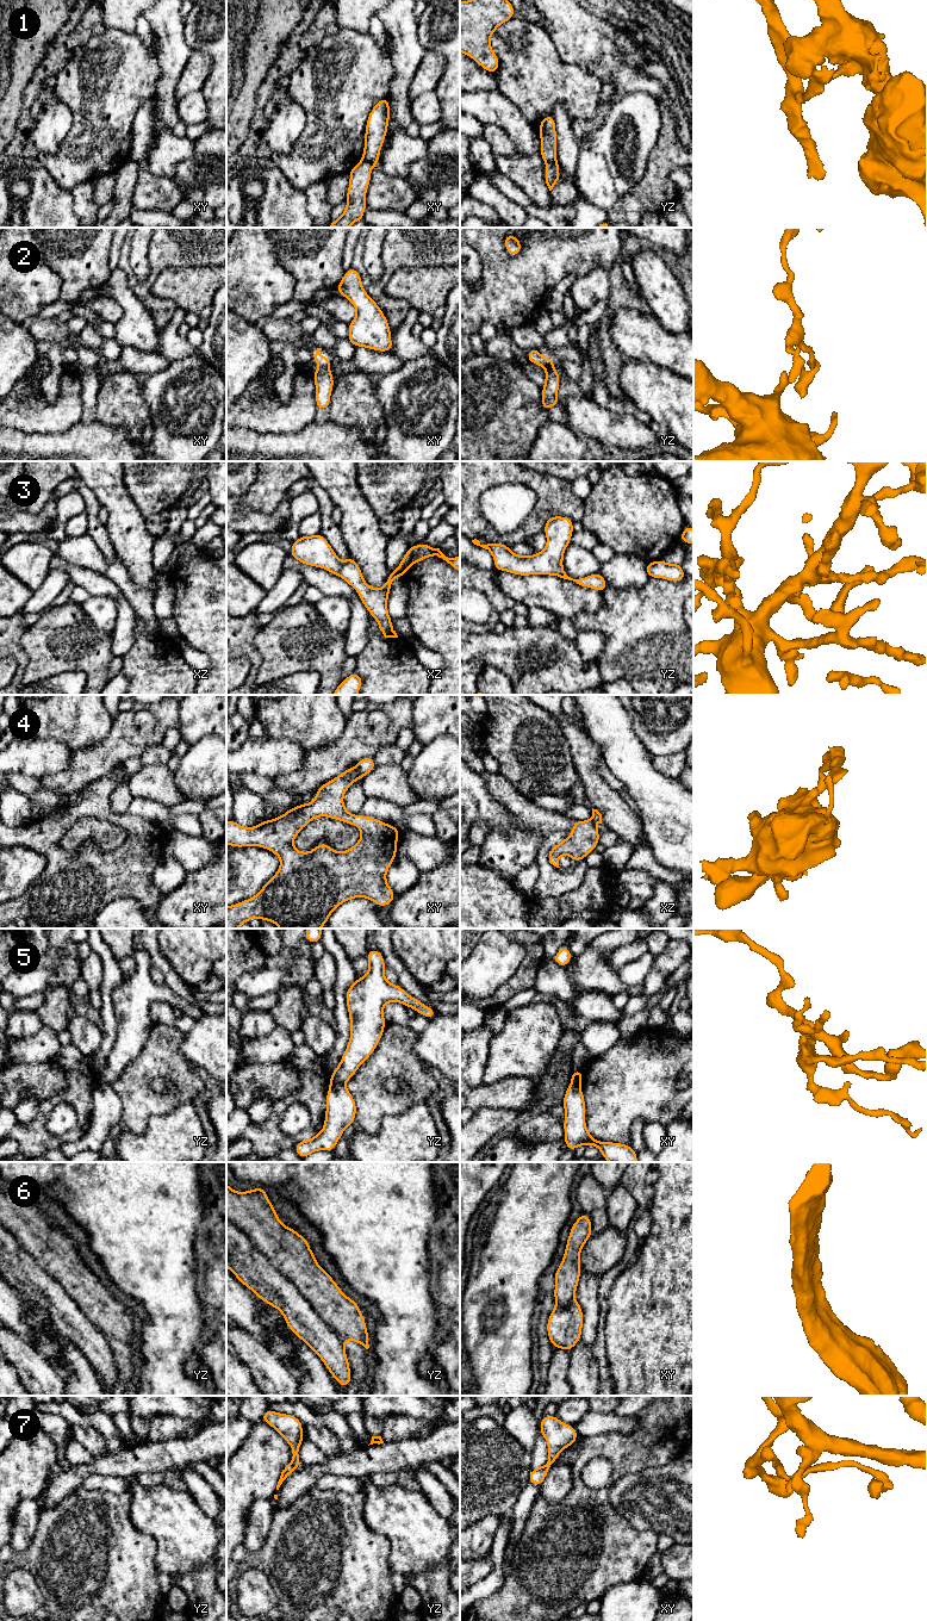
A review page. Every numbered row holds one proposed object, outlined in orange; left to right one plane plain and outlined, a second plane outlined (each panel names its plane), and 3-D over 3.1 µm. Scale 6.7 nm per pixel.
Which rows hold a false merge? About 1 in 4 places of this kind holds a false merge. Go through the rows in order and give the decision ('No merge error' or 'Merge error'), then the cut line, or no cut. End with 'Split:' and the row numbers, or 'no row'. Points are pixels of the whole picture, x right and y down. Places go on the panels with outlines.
1: Merge error. Split along xy (362, 157), (372, 166)
2: Merge error. Split along yz (552, 366), (547, 368)
3: No merge error. No split
4: Merge error. Split along xy (356, 766), (360, 777)
5: Merge error. Split along yz (331, 1080), (343, 1085)
6: No merge error. No split
7: Merge error. Split along yz (291, 1463), (296, 1467)
Split: 1, 2, 4, 5, 7

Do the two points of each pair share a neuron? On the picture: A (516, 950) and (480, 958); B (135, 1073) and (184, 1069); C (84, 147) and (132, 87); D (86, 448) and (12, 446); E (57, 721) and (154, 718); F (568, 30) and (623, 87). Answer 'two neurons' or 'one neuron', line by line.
A: one neuron
B: one neuron
C: one neuron
D: one neuron
E: two neurons
F: one neuron

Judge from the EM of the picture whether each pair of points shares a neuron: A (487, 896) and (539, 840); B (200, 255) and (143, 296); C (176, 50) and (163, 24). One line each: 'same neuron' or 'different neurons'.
A: different neurons
B: same neuron
C: same neuron

